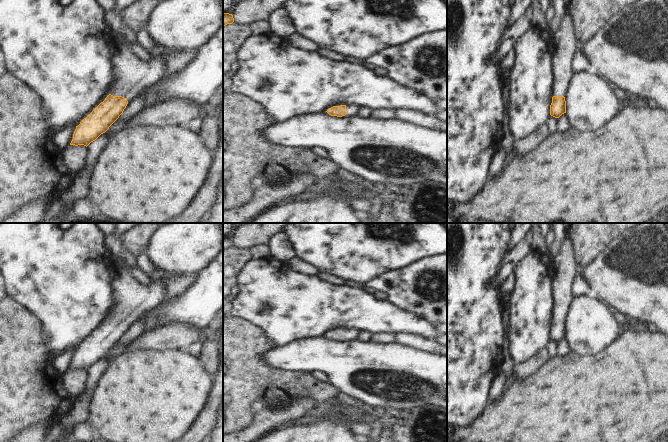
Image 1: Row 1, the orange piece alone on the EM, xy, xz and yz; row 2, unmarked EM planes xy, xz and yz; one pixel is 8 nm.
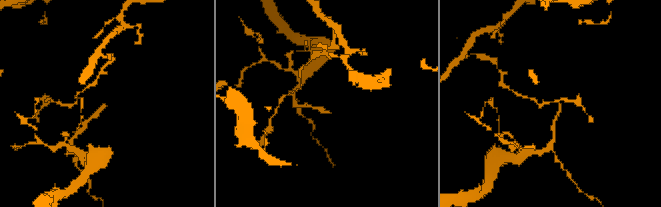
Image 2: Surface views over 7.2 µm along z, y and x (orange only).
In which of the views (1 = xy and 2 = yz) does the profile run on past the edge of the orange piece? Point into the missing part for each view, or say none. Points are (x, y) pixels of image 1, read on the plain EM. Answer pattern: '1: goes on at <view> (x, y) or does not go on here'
1: goes on at xy (133, 299)
2: goes on at yz (564, 264)

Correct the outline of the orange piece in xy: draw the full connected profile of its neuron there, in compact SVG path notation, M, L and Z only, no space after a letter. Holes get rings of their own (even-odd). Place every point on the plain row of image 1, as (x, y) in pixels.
M114 252L113 256L114 261L114 269L116 271L115 277L115 300L116 303L114 305L114 309L109 316L109 319L105 322L103 326L101 326L86 342L84 342L78 350L73 358L73 363L70 369L84 369L88 370L91 366L95 365L101 358L105 357L109 351L119 342L119 340L123 337L124 333L128 328L128 323L133 324L137 321L142 315L151 312L152 310L158 308L166 295L166 279L172 275L177 274L167 274L167 273L159 273L154 279L151 280L151 284L149 286L144 286L141 284L132 274L131 272L124 267L124 259L120 257L116 252Z

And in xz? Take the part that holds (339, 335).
M358 328L346 330L346 329L340 329L340 330L333 330L329 332L326 336L331 340L352 340L352 339L358 339L359 334L361 330Z

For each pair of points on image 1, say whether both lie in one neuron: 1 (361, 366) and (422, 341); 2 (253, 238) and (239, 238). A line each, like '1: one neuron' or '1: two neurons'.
1: two neurons
2: one neuron

